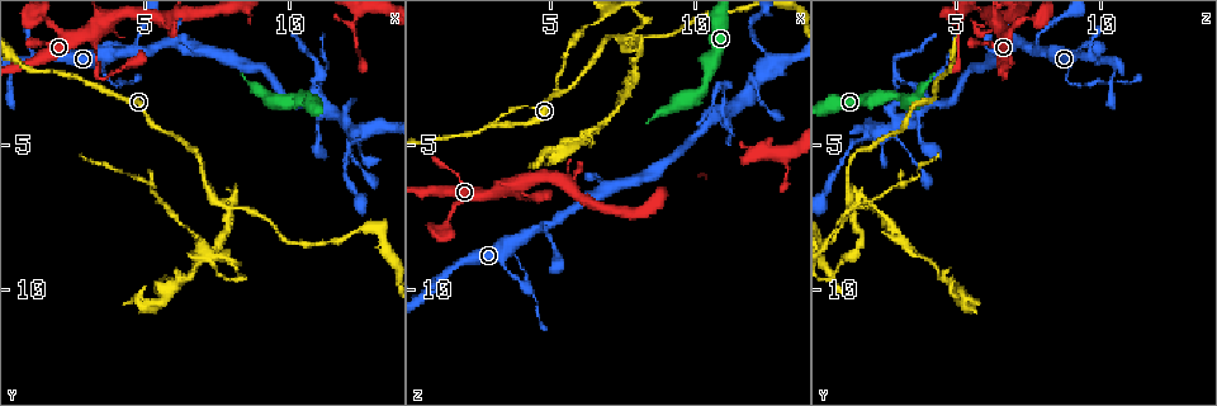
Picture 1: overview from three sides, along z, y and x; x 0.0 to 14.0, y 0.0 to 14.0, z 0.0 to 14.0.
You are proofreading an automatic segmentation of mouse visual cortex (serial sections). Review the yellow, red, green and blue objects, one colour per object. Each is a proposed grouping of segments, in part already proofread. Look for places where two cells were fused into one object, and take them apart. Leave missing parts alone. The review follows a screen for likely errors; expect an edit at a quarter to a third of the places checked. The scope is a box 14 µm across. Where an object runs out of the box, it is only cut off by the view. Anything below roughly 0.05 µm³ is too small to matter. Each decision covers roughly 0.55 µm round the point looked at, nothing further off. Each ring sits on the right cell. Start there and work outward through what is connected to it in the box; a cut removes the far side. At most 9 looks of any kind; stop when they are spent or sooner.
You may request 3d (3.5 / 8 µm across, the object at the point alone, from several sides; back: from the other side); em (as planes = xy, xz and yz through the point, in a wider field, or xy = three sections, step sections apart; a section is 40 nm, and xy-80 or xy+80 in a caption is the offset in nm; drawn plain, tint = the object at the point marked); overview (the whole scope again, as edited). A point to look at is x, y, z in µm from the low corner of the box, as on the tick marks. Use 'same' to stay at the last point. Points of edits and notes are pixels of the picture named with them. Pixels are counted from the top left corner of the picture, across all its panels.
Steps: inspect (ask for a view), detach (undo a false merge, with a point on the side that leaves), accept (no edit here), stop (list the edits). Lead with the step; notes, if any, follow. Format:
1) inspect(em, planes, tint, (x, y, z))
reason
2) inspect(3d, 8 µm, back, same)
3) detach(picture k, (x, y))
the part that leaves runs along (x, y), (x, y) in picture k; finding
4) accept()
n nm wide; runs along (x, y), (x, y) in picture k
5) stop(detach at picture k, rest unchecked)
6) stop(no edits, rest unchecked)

inspect(3d, 3.5 µm, (3.2, 1.1, 6.6))
two arms in line, one across

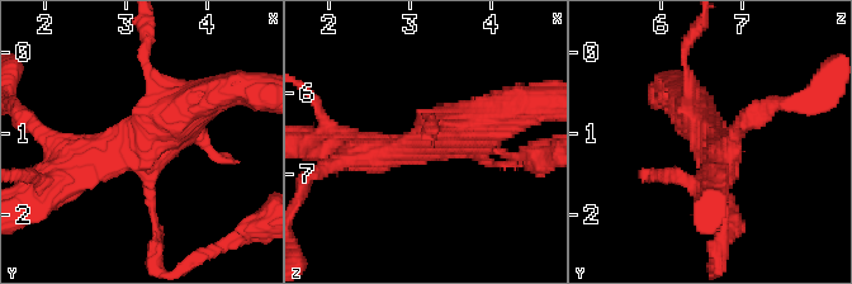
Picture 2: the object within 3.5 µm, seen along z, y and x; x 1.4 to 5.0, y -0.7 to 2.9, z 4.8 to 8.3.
inspect(em, xy, step 2, tint, (3.15, 1.15, 6.65))
shape alone is not enough

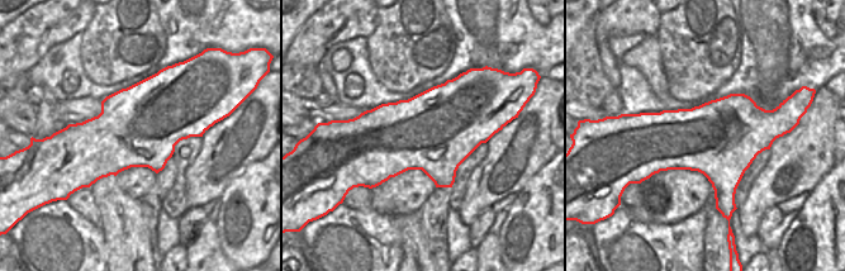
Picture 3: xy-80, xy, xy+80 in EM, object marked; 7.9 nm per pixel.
accept()
arms of 100, 450, 500 nm; runs along (58, 175), (203, 96) in picture 2; all the same cell

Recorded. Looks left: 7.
inspect(3d, 3.5 µm, back, (3.7, 2.7, 8.8))
sharp bend

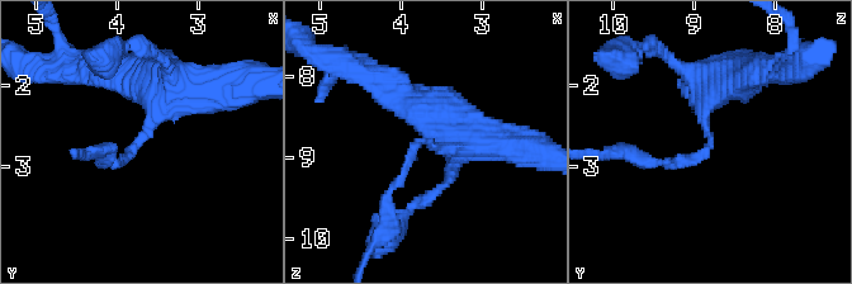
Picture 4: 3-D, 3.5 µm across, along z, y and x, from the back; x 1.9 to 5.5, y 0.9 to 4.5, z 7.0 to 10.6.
inspect(em, xy, step 3, tint, (3.75, 2.80, 8.85))
arms of 150, 400 nm

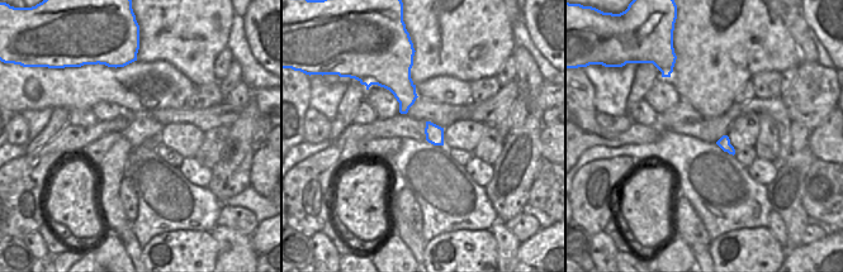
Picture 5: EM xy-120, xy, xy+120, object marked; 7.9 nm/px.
accept()
runs along (471, 140), (416, 146), (386, 195), (389, 212) in picture 4; all the same cell

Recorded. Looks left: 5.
inspect(3d, 3.5 µm, (7.5, 7.1, 1.4))
four or more arms meet

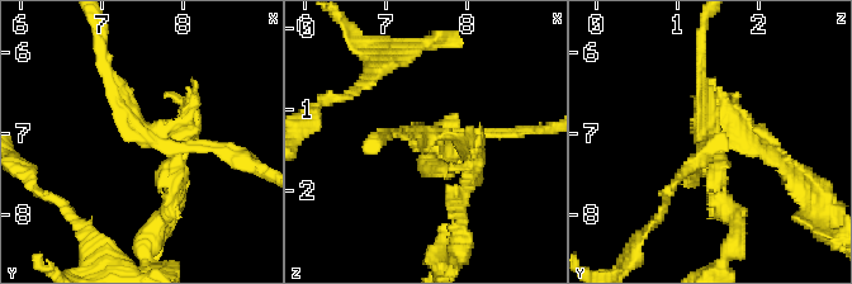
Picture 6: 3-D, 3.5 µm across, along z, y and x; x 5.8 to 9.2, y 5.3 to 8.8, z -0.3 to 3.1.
inspect(em, xy, step 3, tint, (7.55, 7.05, 1.30))

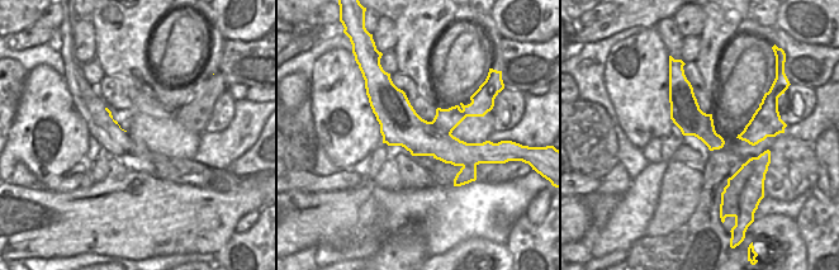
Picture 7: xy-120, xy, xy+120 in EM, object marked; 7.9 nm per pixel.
detach(picture 6, (468, 180))
4 arms; the part that leaves runs along (462, 137), (477, 156), (462, 237) in picture 6; two cells meet here

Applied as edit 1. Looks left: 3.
stop(detach at picture 6, rest unchecked)

